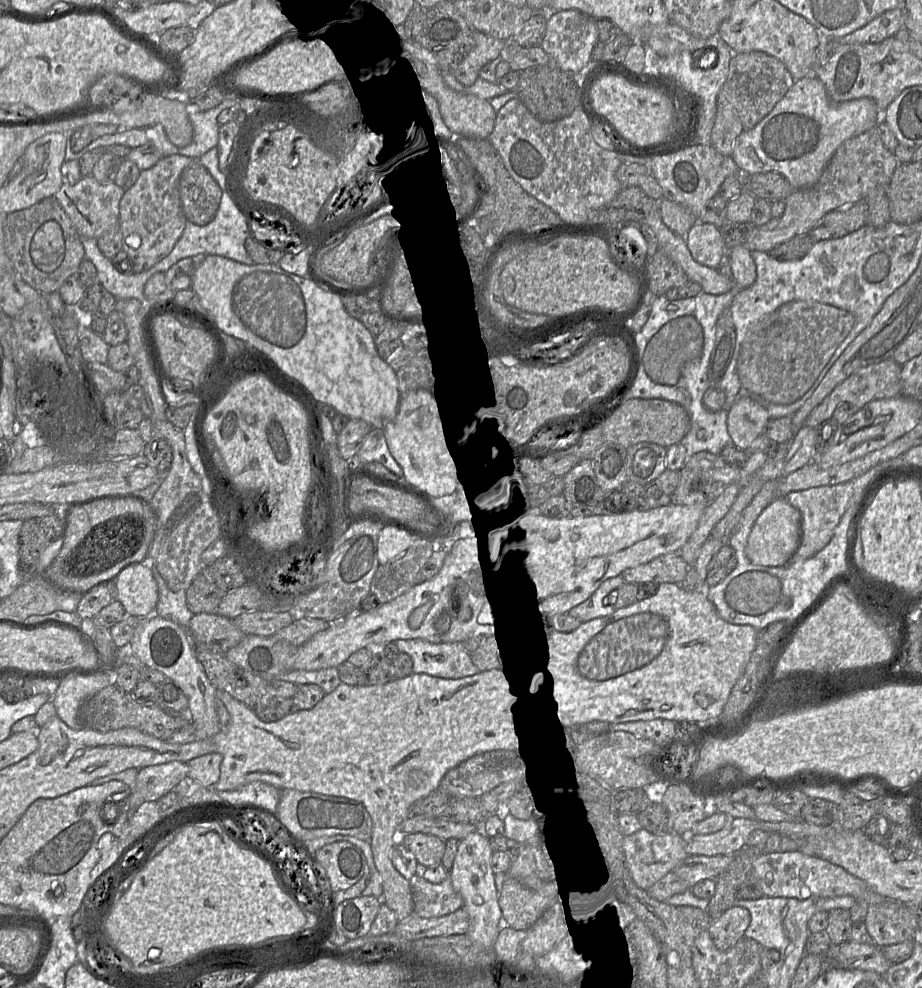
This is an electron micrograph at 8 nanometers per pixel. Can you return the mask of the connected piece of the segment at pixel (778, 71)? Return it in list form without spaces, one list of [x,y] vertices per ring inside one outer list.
[[[761,51],[734,53],[727,79],[717,98],[717,110],[732,111],[744,130],[755,127],[767,116],[795,83],[786,66],[777,58]]]

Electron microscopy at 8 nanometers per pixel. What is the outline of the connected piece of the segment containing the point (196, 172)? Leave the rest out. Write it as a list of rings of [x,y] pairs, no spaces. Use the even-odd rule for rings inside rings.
[[[193,160],[182,172],[179,190],[182,209],[188,221],[204,226],[214,219],[222,189],[199,160]]]

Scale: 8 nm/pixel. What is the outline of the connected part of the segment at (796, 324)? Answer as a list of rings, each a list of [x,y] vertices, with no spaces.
[[[813,301],[788,302],[782,305],[773,313],[765,317],[762,317],[756,323],[756,325],[754,325],[752,329],[747,333],[747,336],[741,345],[738,359],[737,359],[737,373],[744,394],[749,395],[759,403],[762,403],[763,400],[778,405],[789,405],[796,402],[797,400],[803,400],[806,402],[811,397],[815,389],[818,387],[819,383],[821,382],[821,380],[823,379],[827,371],[830,369],[830,368],[826,368],[826,365],[829,363],[836,349],[850,333],[852,327],[854,326],[854,323],[855,323],[855,318],[850,312],[830,305],[816,303]]]

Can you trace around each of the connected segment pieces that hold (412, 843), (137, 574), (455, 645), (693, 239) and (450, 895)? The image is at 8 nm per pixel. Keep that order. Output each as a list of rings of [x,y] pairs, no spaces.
[[[422,832],[401,834],[399,837],[400,842],[415,855],[419,864],[425,867],[441,864],[446,841]]]
[[[148,562],[126,566],[114,580],[116,600],[128,616],[147,619],[155,614],[158,588]]]
[[[399,639],[396,646],[402,653],[408,654],[413,661],[413,673],[425,673],[445,679],[459,679],[477,674],[479,668],[474,664],[463,642],[431,643],[423,639]]]
[[[699,221],[695,223],[687,233],[686,244],[693,259],[710,268],[717,269],[721,259],[727,255],[727,247],[720,233],[720,229],[712,223]]]
[[[450,872],[440,883],[431,883],[420,875],[410,880],[413,911],[422,918],[439,917],[455,912],[463,906],[462,896],[454,889]]]

